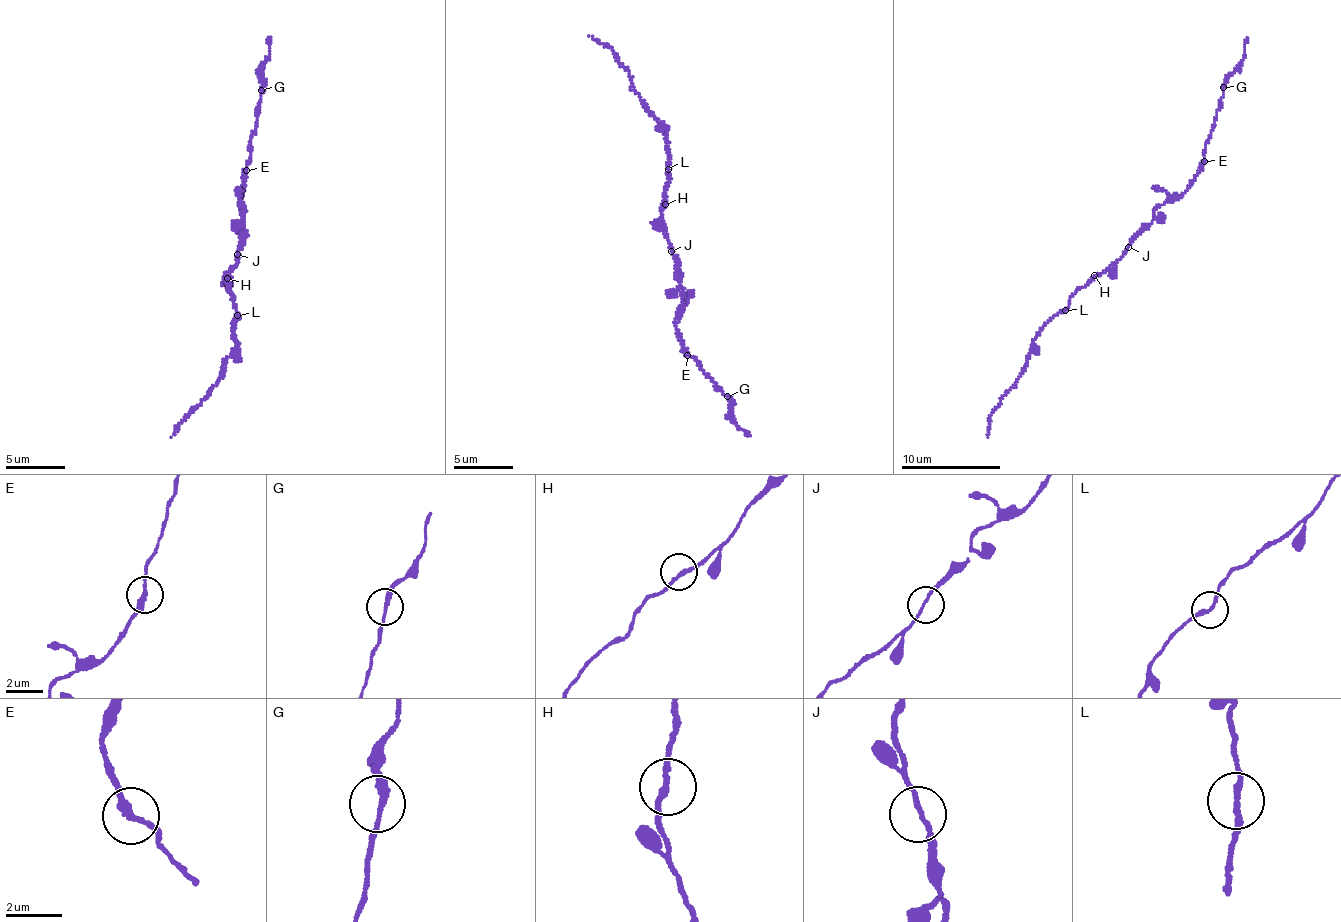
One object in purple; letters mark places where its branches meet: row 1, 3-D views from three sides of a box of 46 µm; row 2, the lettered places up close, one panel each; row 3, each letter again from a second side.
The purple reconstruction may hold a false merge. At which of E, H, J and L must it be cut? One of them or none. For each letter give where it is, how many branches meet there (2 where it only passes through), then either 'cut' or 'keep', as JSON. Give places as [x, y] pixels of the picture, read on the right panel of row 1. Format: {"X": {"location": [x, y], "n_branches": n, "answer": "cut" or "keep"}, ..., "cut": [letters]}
{"E": {"location": [1204, 161], "n_branches": 2, "answer": "cut"}, "H": {"location": [1094, 275], "n_branches": 2, "answer": "keep"}, "J": {"location": [1128, 247], "n_branches": 2, "answer": "keep"}, "L": {"location": [1065, 310], "n_branches": 2, "answer": "keep"}, "cut": ["E"]}

